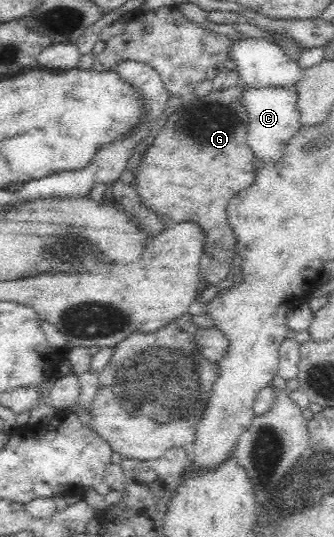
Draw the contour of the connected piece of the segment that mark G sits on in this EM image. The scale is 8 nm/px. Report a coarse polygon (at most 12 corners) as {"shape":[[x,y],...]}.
{"shape":[[243,84],[183,98],[129,183],[233,266],[231,198],[255,180]]}

